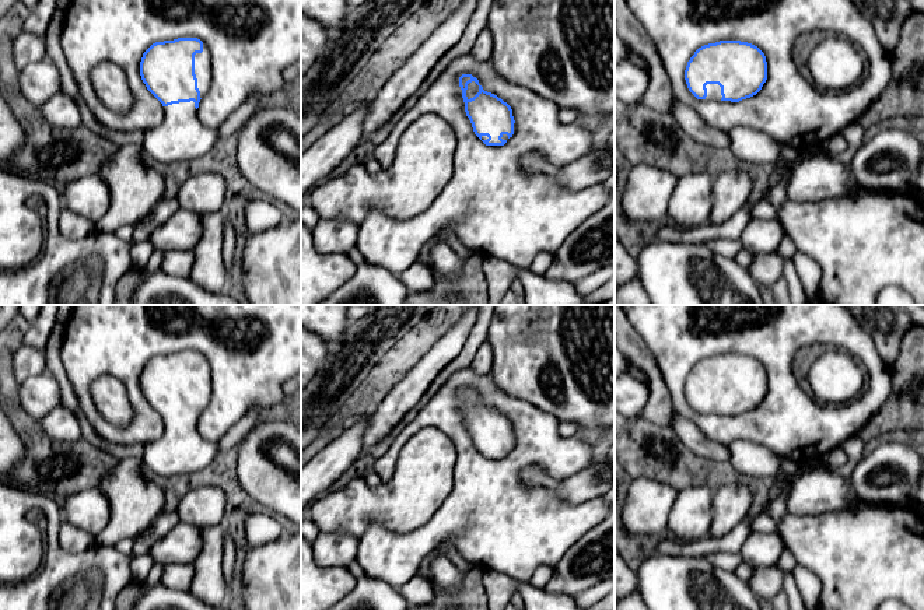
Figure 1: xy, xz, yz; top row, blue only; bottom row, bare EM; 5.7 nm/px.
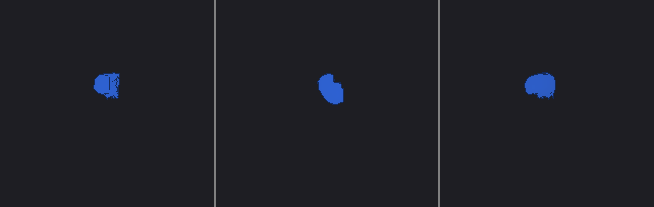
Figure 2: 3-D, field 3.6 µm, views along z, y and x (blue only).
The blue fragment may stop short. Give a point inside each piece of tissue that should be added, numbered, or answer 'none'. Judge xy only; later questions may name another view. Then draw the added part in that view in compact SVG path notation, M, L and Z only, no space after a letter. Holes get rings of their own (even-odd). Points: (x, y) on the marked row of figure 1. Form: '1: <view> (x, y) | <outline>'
1: xy (203, 70) | M203 43L203 52L195 55L195 74L197 78L197 88L200 98L206 95L210 88L213 67L209 48Z
2: xy (181, 137) | M179 102L164 106L162 122L146 132L143 151L146 159L171 165L209 154L217 141L217 129L199 120L195 102Z

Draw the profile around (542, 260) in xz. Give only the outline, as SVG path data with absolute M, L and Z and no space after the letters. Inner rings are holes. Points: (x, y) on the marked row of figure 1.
M539 252L535 256L533 262L531 263L529 270L533 274L543 276L546 270L549 269L549 266L552 264L552 262L553 262L553 253Z

